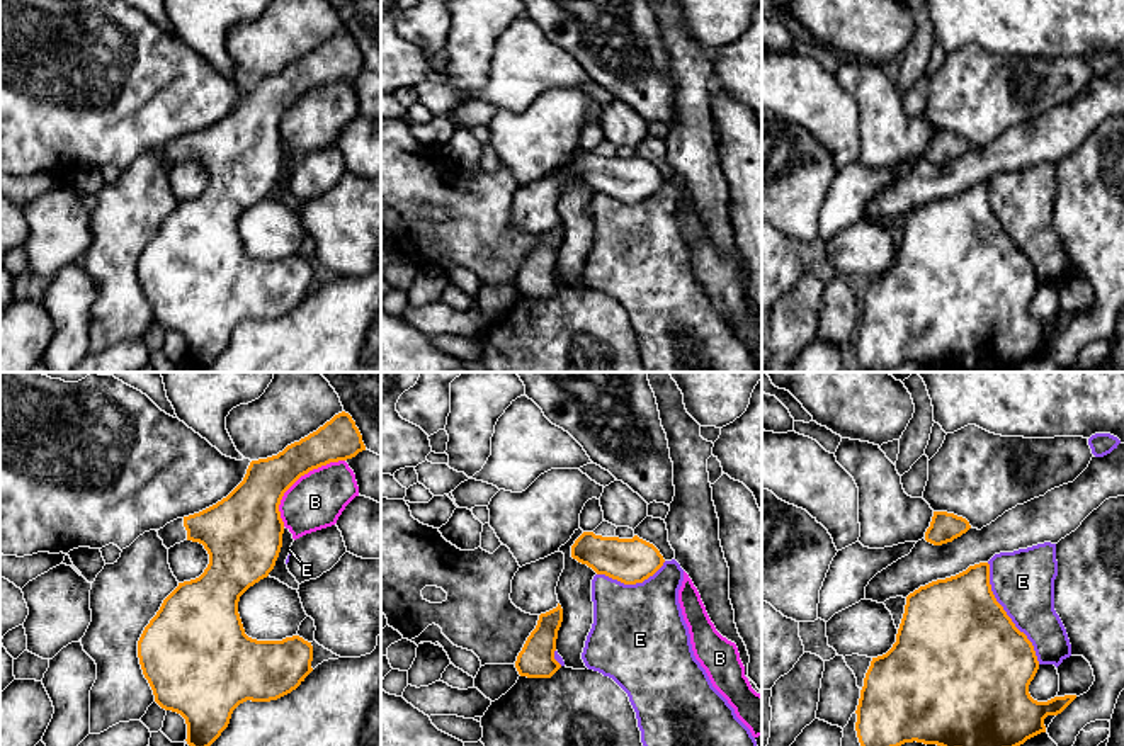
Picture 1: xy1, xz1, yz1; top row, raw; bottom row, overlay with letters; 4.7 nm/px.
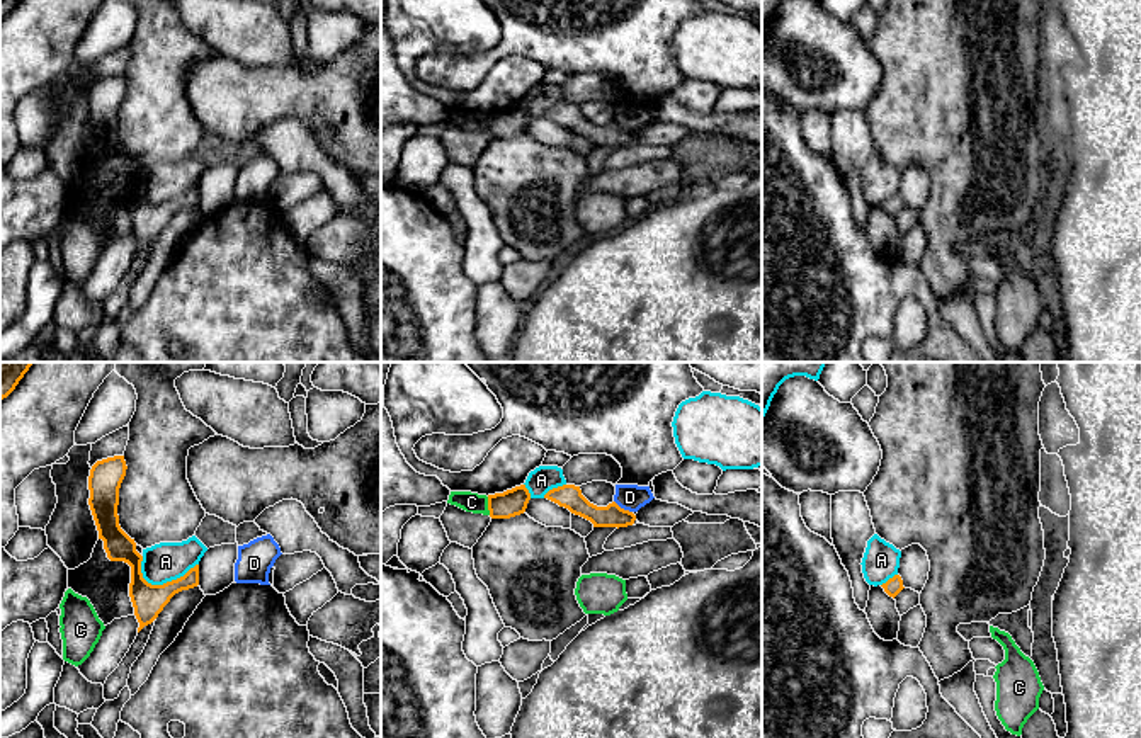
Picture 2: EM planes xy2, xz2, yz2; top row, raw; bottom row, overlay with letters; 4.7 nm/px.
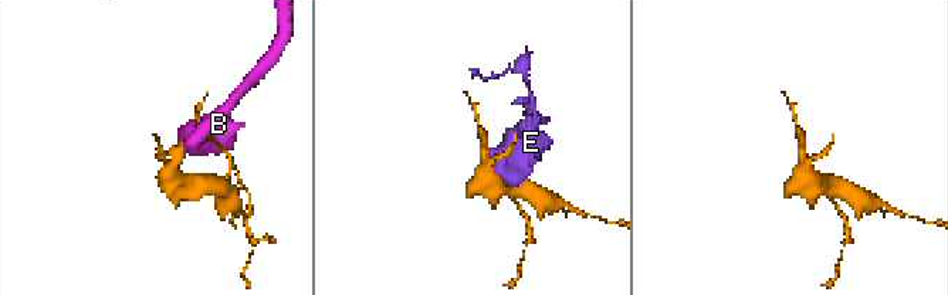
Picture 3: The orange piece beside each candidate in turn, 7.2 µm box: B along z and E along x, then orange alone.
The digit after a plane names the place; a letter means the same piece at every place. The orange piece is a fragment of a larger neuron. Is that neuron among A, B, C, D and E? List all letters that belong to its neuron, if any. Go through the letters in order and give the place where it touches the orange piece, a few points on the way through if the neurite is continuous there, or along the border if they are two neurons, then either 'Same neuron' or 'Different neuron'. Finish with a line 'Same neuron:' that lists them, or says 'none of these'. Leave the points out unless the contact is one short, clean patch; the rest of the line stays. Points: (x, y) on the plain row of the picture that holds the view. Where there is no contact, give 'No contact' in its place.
A: Touches orange at xy2 (167, 201). Boundary: xy2 (198, 182), (182, 194), (162, 203), (150, 203), (140, 191). Different neuron
B: Touches orange at xy1 (298, 97). Different neuron
C: Touches orange at xz2 (488, 124). Boundary: xz2 (487, 116), (490, 133). Different neuron
D: Touches orange at xz2 (623, 128). Boundary: xz2 (614, 119), (631, 131). Different neuron
E: Touches orange at yz1 (1005, 233). Different neuron
Same neuron: none of these

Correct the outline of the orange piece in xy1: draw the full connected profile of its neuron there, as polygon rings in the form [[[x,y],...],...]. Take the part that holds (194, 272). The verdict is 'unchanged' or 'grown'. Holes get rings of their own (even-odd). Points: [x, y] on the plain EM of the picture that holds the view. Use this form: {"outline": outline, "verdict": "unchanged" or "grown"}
{"outline": [[[342,31],[277,75],[252,80],[243,100],[216,124],[156,150],[167,168],[192,160],[209,173],[204,192],[179,202],[138,260],[155,321],[185,338],[194,369],[209,367],[240,323],[277,319],[313,291],[311,262],[248,257],[238,221],[275,185],[284,112],[309,90],[362,70],[355,41]]], "verdict": "grown"}

